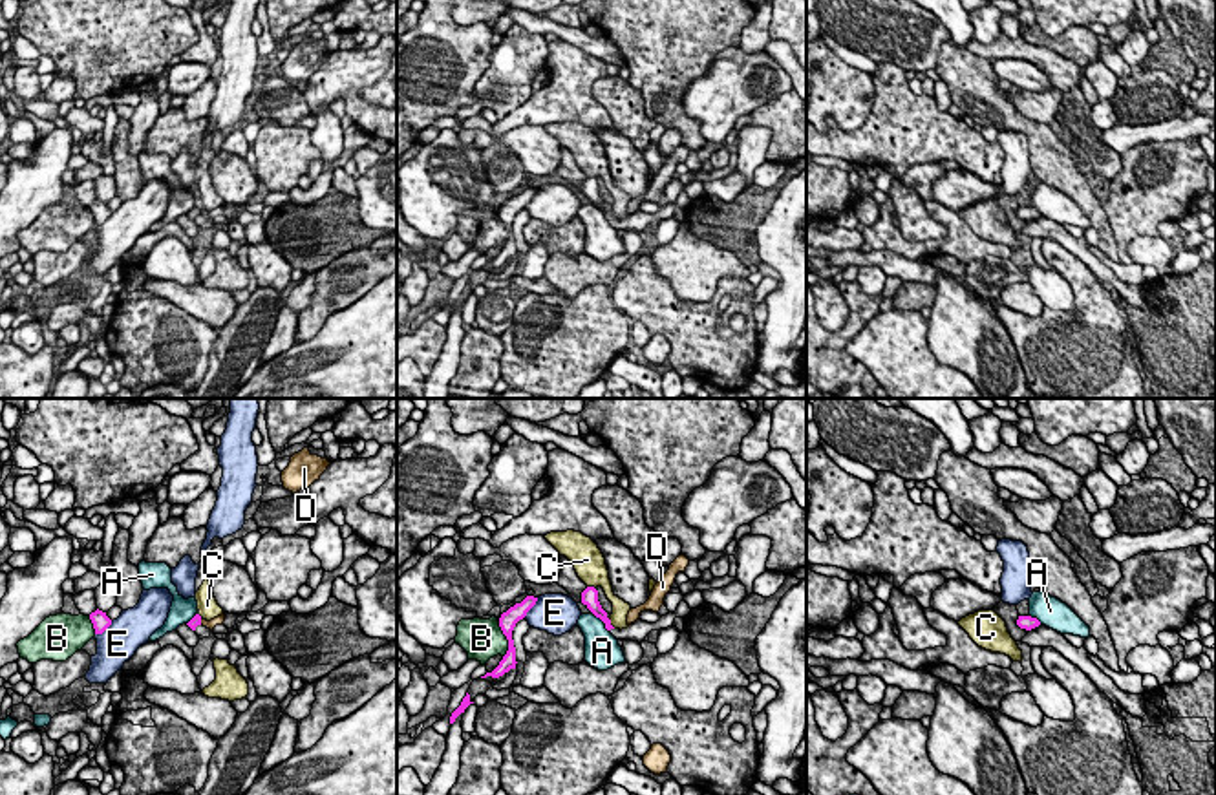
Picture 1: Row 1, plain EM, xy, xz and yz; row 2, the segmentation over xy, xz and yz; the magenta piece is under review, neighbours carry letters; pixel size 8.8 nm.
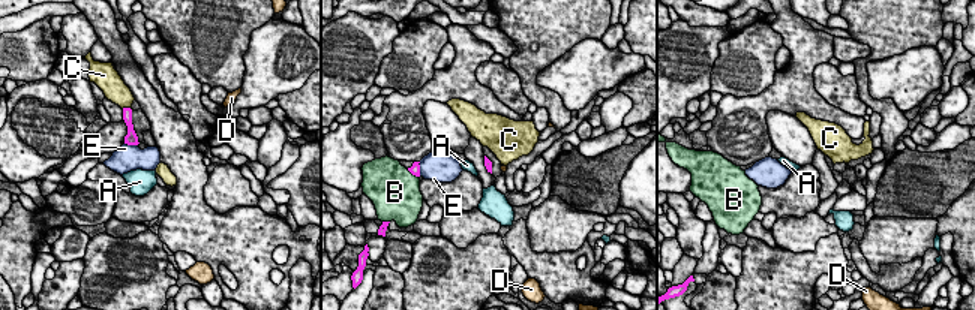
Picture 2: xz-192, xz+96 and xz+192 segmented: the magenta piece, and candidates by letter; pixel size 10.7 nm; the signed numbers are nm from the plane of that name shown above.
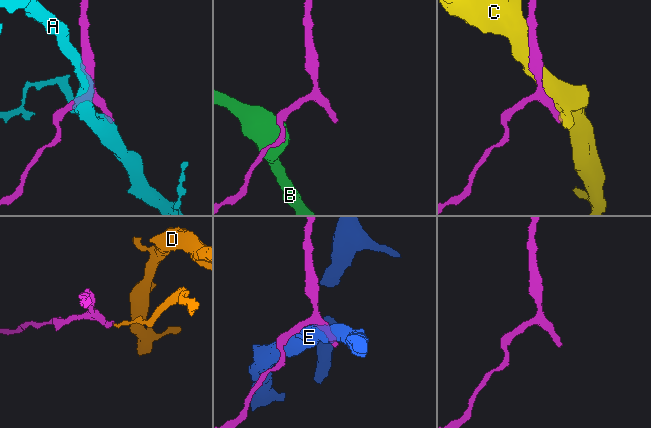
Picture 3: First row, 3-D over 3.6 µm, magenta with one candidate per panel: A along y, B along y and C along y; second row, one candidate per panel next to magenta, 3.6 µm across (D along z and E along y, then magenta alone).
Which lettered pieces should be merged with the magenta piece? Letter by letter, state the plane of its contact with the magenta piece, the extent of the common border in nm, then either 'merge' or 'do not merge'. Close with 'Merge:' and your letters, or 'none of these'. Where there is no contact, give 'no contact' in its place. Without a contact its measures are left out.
A: meets magenta in xz; contact 240 nm long; do not merge
B: meets magenta in xz; contact 320 nm long; do not merge
C: meets magenta in xz; contact 90 nm long; do not merge
D: meets magenta in xy; contact 70 nm long; do not merge
E: meets magenta in xz; contact 220 nm long; do not merge
Merge: none of these

